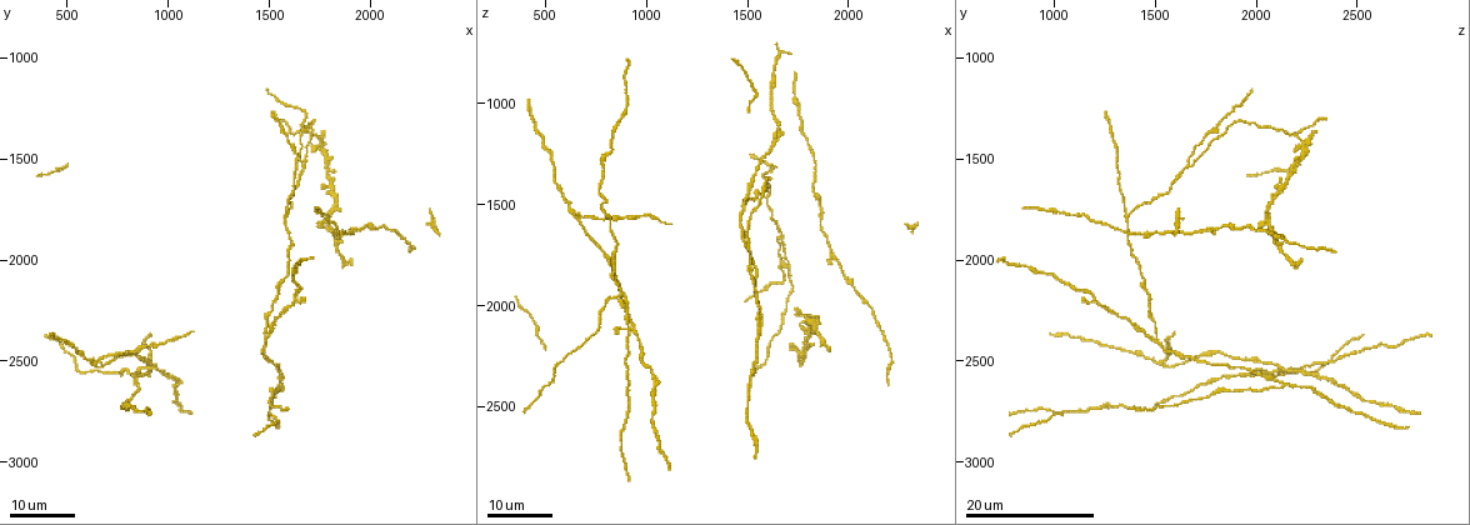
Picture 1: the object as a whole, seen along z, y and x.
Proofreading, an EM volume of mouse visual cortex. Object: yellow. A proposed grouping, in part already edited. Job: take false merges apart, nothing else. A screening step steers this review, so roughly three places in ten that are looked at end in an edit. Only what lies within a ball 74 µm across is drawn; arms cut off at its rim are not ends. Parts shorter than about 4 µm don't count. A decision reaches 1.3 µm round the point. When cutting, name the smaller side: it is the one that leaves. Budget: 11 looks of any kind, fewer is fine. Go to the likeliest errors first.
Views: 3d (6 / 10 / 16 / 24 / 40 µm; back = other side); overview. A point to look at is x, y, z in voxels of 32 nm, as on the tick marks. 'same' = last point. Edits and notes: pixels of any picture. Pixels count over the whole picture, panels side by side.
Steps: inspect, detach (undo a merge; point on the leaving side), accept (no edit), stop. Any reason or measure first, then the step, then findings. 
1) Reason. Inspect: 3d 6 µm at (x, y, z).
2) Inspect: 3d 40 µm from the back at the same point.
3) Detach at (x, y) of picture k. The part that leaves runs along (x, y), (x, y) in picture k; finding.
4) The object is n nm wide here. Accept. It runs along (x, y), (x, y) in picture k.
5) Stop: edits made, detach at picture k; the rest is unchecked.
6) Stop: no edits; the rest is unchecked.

Four or more arms meet. Inspect: 3d 24 µm at (930, 2540, 2130).

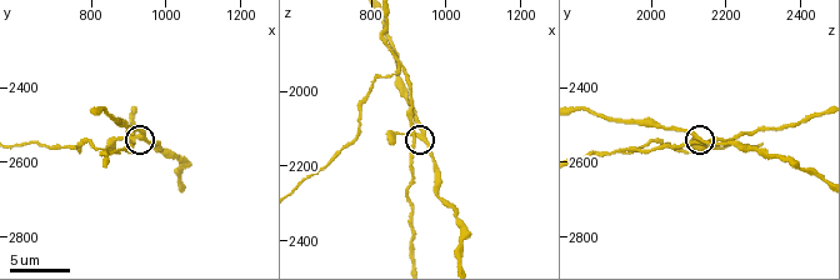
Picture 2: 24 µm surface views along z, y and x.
Zoom in. Inspect: 3d 6 µm at (930, 2540, 2130).

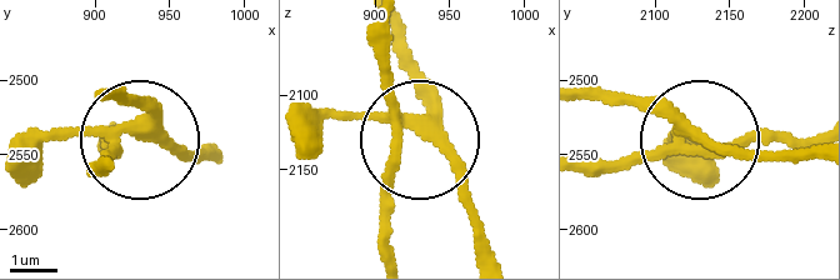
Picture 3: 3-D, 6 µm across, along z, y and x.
Detach at (41, 139) of picture 3. The part that leaves runs along (394, 119), (425, 95), (401, 23) in picture 3; two neurons meet here.

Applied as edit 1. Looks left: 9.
Inspect: overview.

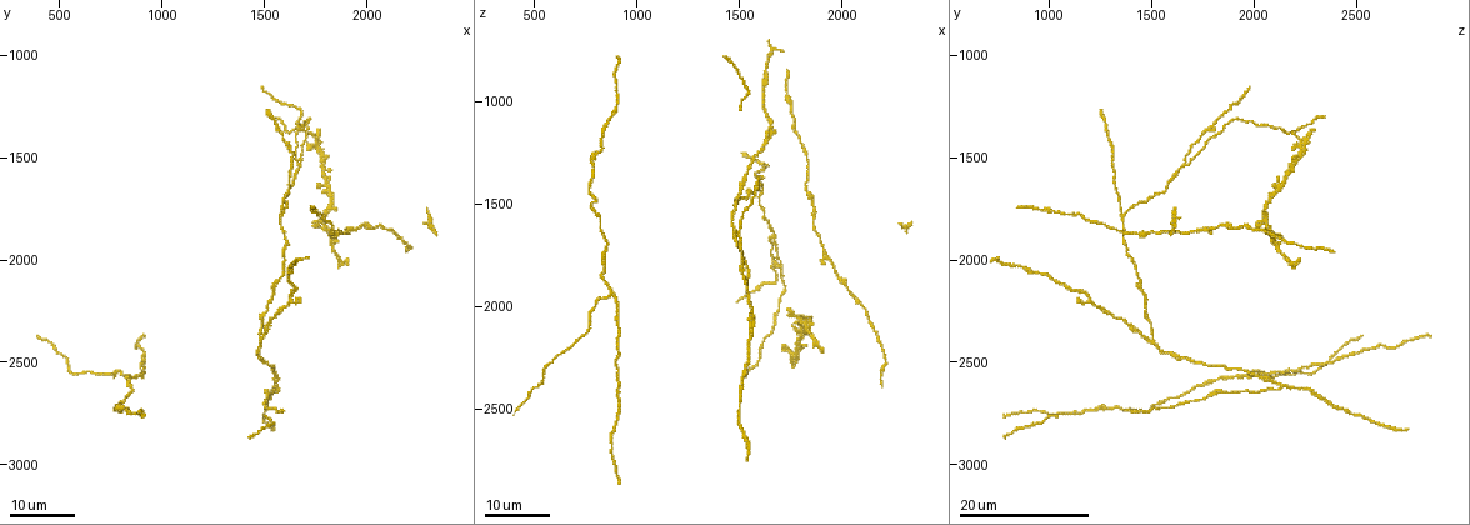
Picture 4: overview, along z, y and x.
Side arm on a straight run. Inspect: 3d 16 µm at (1580, 1780, 1370).

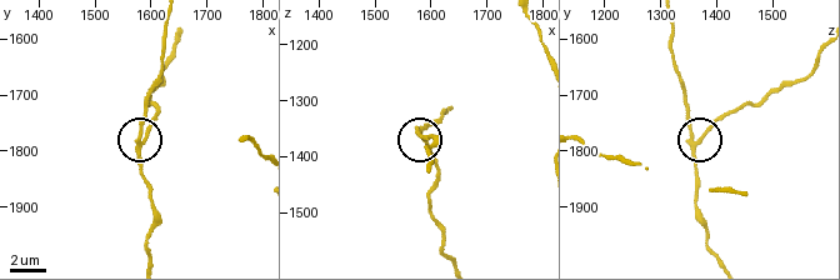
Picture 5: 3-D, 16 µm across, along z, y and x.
Inspect: 3d 10 µm at the same point.

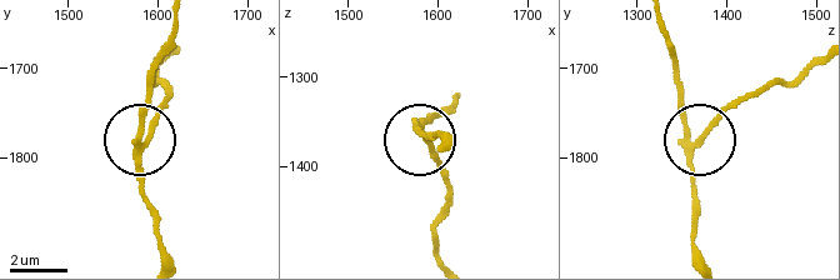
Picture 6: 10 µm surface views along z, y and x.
3 arms meet here. Detach at (158, 118) of picture 6. Two neurons meet here.

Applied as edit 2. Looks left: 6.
See it whole again. Inspect: overview.

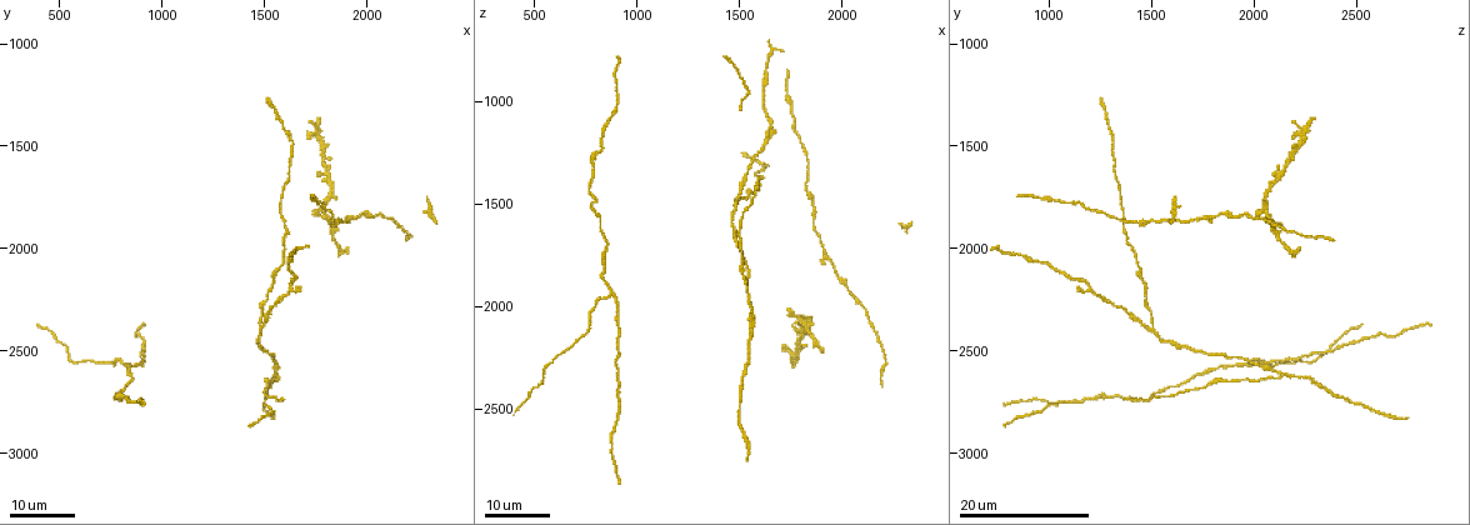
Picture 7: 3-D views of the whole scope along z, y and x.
Three-way junction. Inspect: 3d 16 µm at (1560, 2610, 2150).

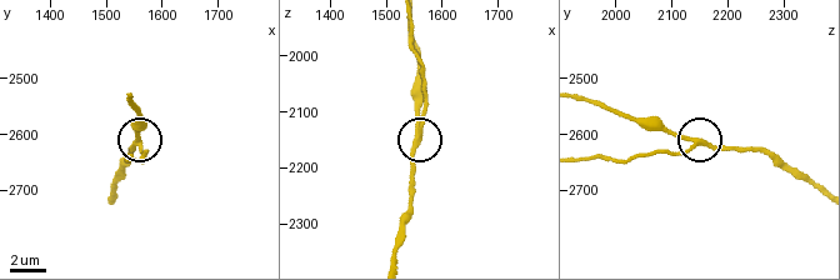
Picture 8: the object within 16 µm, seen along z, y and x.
Zoom in. Inspect: 3d 6 µm at (1555, 2610, 2145).

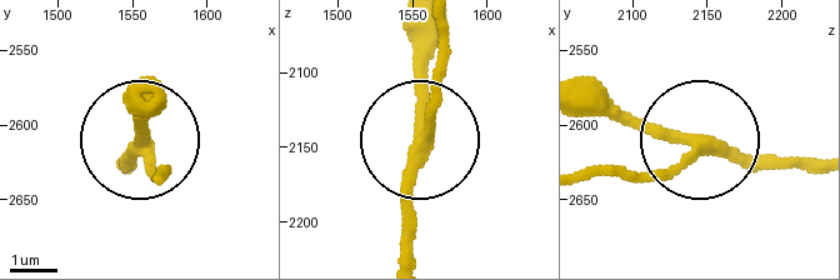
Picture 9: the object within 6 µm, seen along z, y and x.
3 arms meet here. Accept. It runs along (436, 24), (436, 120), (413, 191), (413, 251) in picture 9; continuous, no second neuron.

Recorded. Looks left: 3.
Stop: edits made, detach at picture 3, detach at picture 6; the rest is unchecked.

